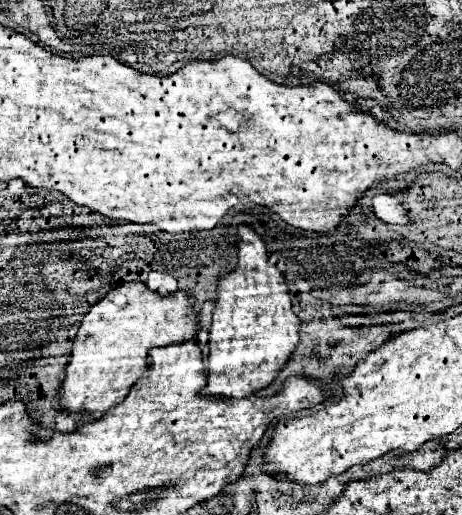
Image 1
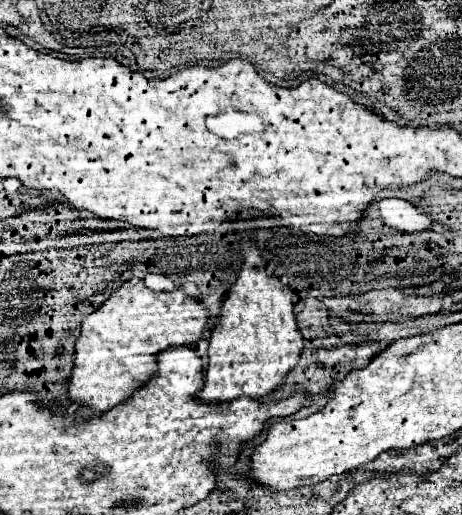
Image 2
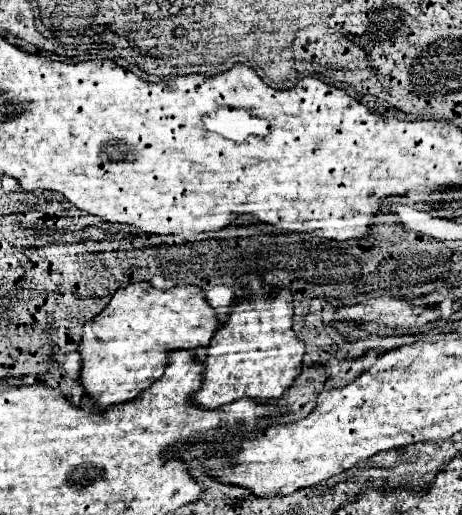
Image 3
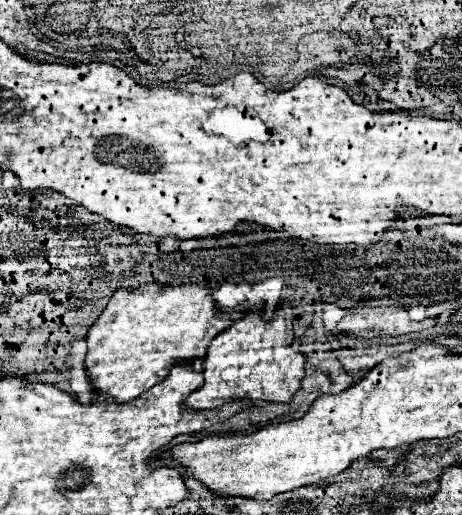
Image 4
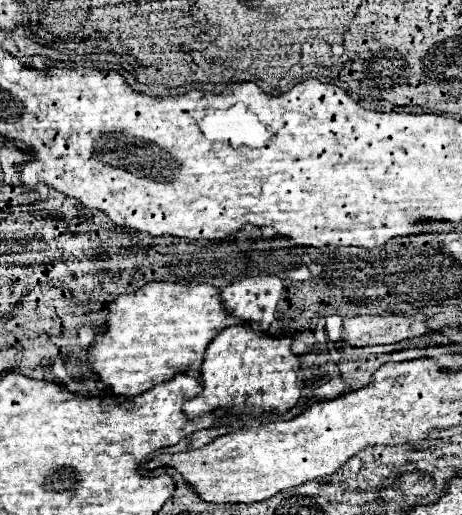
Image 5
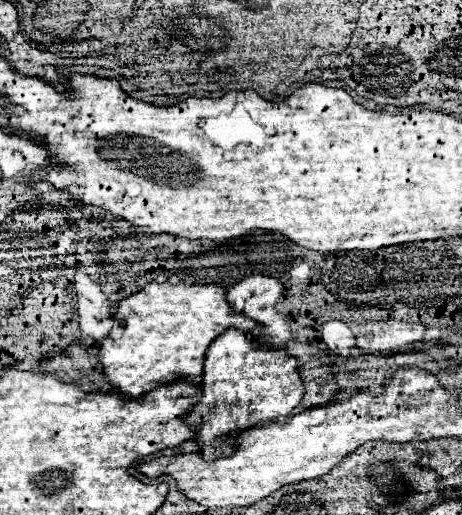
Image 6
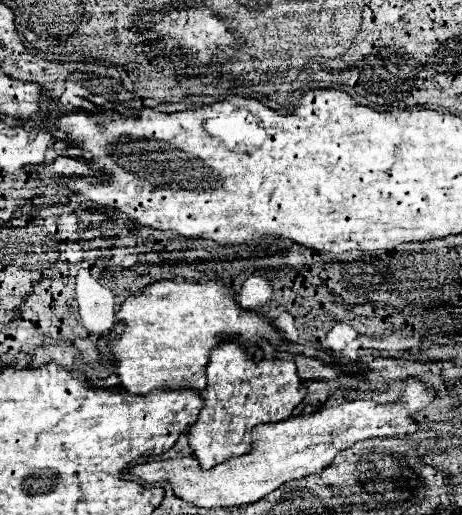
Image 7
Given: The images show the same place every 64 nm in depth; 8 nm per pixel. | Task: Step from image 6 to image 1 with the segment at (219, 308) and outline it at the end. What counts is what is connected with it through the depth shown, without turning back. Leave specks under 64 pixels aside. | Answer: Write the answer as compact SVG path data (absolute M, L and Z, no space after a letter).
M126 282L114 288L106 298L90 308L84 316L80 330L74 338L72 356L66 366L66 378L62 382L62 398L60 404L66 412L88 412L88 414L104 414L116 404L120 404L130 388L140 380L142 372L148 366L148 350L154 346L170 346L194 340L198 332L198 312L190 306L188 296L184 292L174 292L170 296L160 296L146 288L142 282Z

